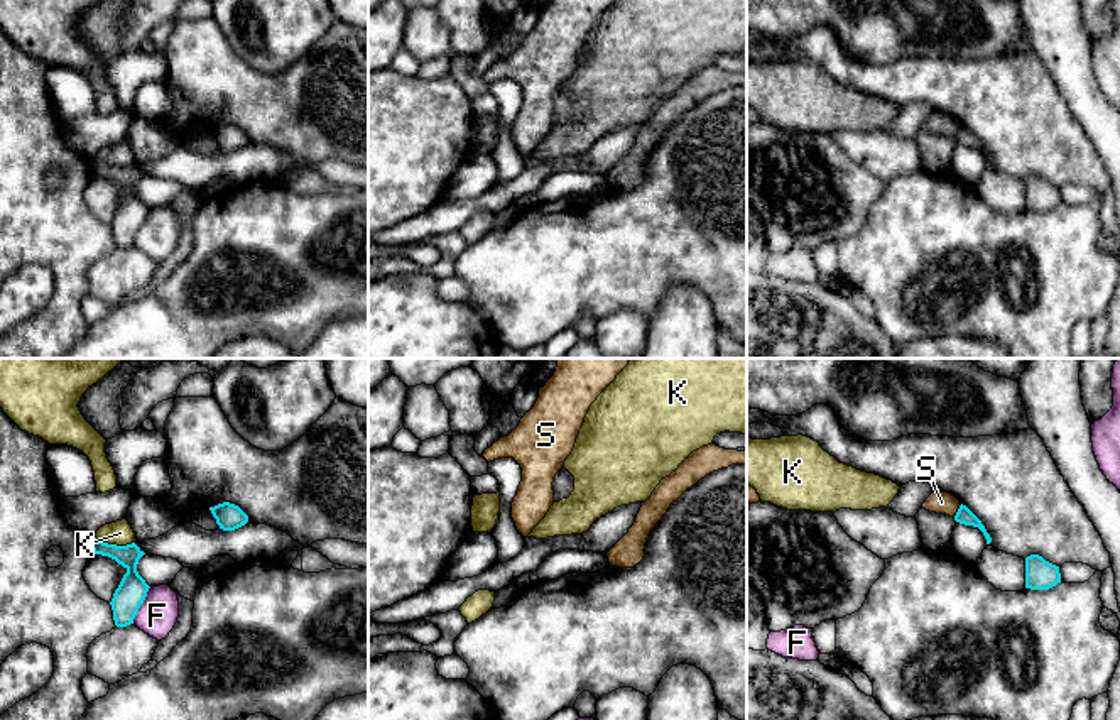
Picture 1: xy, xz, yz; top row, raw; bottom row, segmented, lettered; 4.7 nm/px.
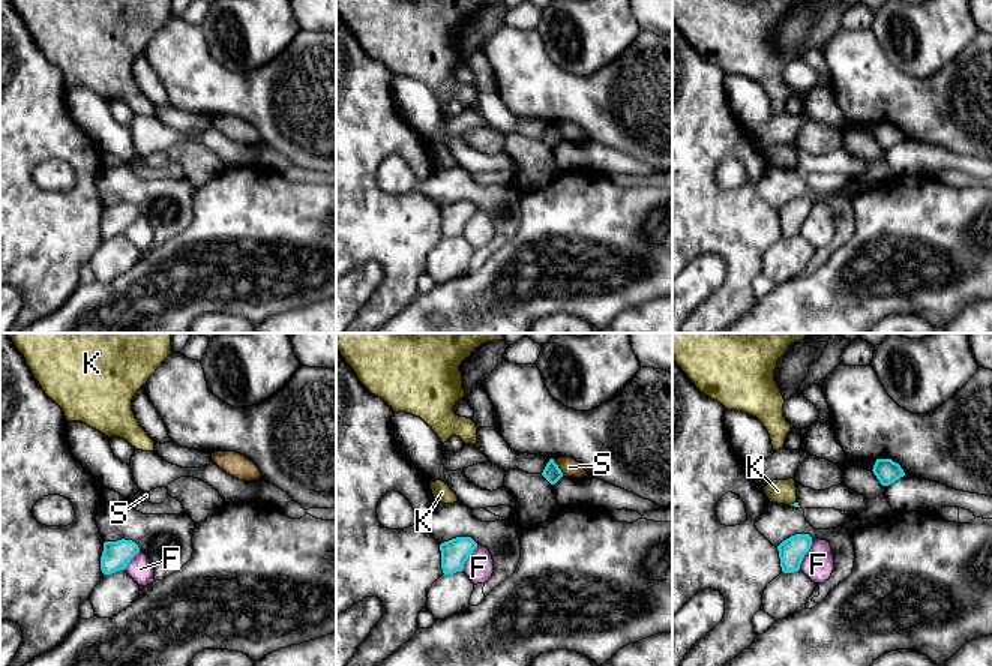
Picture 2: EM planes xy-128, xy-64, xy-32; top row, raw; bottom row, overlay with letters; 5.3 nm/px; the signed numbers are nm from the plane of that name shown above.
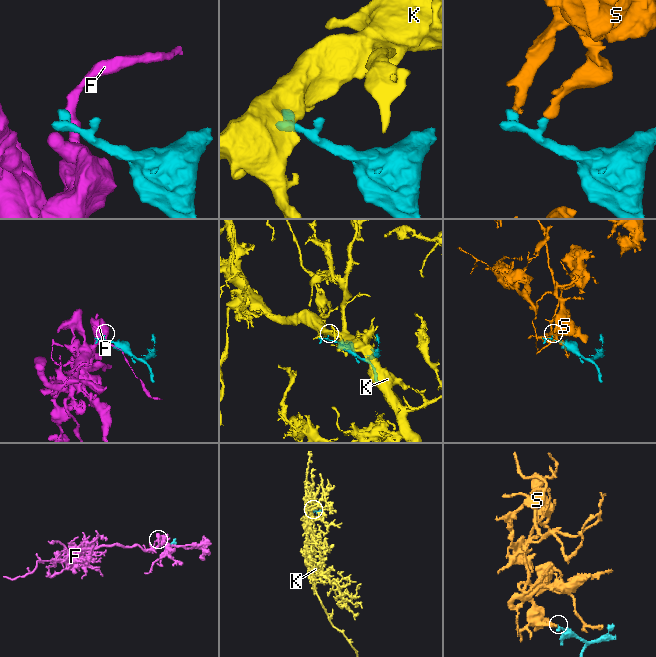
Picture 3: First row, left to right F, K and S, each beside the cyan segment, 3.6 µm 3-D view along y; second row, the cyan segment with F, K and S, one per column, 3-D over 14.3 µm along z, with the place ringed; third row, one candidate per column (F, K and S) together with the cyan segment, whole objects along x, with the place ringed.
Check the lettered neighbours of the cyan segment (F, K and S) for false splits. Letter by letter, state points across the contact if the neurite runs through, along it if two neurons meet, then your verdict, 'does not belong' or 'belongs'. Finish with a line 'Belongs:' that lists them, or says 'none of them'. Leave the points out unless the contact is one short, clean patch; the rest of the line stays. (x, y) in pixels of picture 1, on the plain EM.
F: border xy (151, 208), (132, 244); does not belong
K: border xy (95, 158), (117, 166), (134, 164); does not belong
S: border yz (962, 125), (953, 137); does not belong
Belongs: none of them

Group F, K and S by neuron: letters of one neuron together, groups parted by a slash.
F / K / S

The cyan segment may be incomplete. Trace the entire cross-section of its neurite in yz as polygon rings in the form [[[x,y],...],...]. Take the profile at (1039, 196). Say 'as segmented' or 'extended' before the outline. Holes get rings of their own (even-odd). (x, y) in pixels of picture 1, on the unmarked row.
as segmented | [[[1039,176],[1025,179],[1025,210],[1049,211],[1061,205],[1059,188],[1046,183]]]

